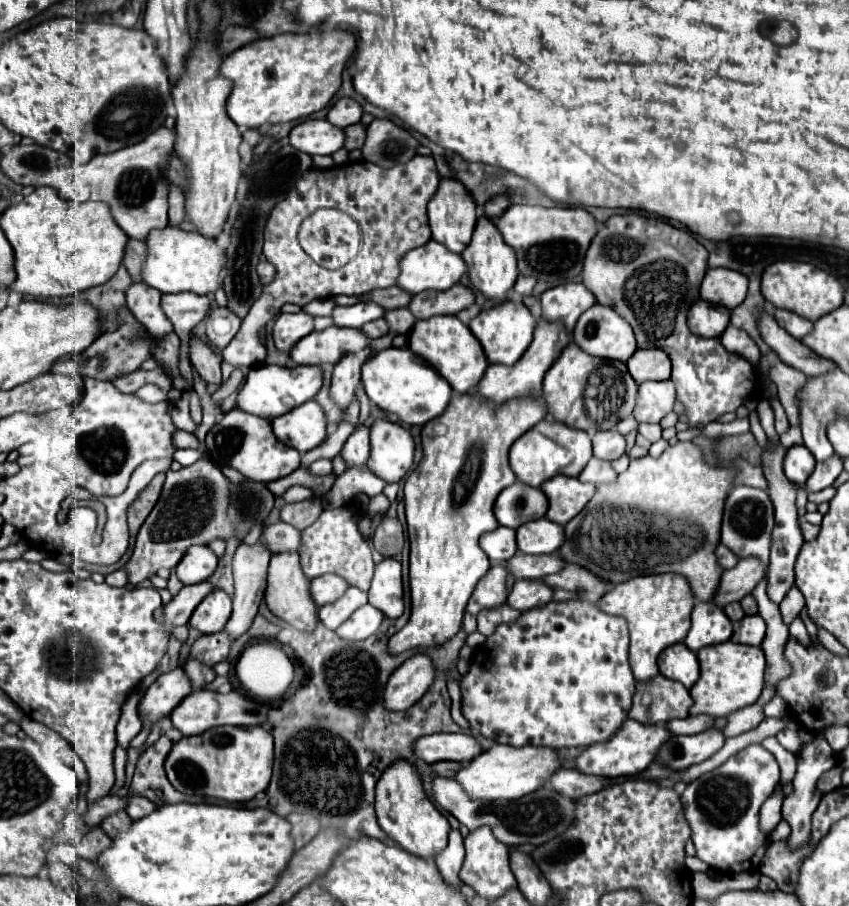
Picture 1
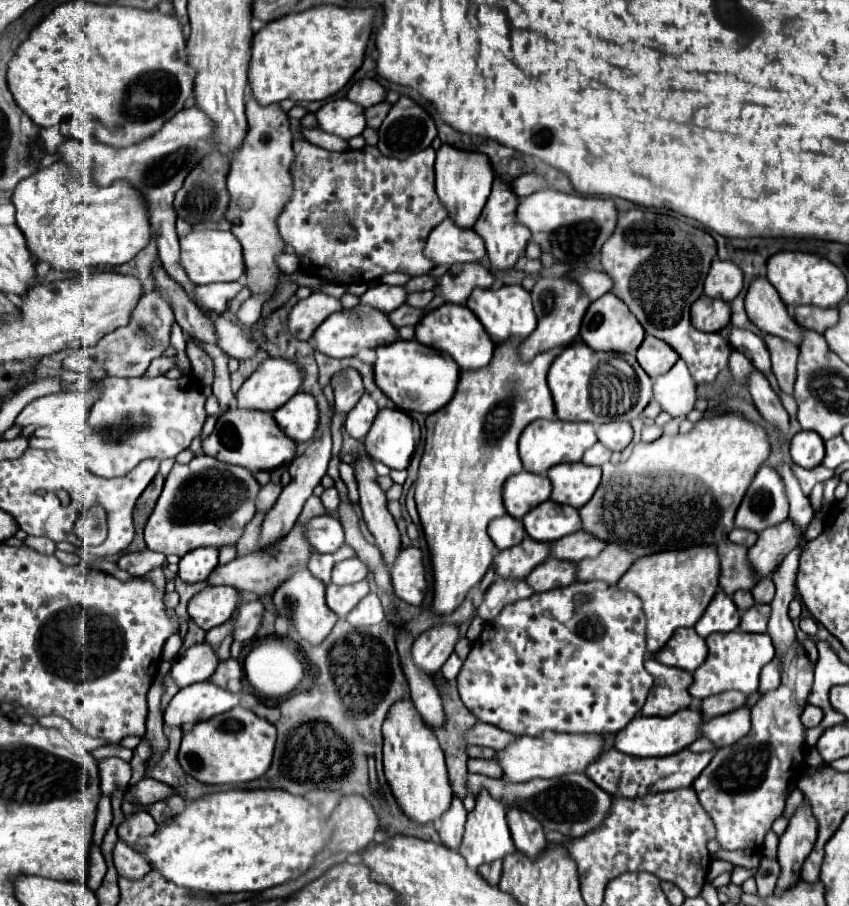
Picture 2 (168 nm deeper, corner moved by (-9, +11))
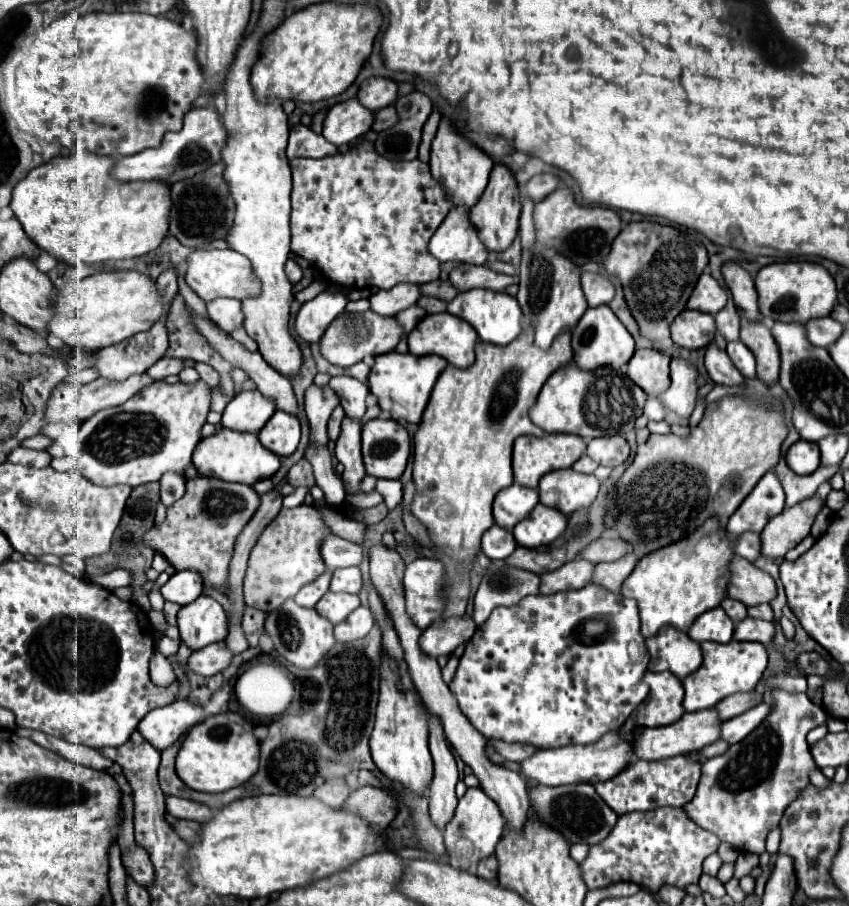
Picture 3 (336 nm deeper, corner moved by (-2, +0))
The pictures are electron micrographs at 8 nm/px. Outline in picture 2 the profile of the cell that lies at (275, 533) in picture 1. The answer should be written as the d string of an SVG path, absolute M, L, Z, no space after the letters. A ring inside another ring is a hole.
M319 516L307 524L307 540L317 552L335 552L343 546L343 528L335 516Z

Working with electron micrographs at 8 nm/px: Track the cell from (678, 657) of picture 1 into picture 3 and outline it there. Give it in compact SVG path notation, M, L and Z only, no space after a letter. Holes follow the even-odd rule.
M672 627L662 629L656 639L648 639L646 649L650 653L648 671L670 671L684 679L702 665L700 645Z

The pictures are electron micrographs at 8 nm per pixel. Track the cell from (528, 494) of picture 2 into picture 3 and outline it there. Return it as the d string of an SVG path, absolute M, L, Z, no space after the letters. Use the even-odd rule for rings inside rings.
M514 483L508 489L500 491L494 499L494 509L492 511L494 511L496 525L500 525L504 529L512 529L536 505L538 505L538 491Z

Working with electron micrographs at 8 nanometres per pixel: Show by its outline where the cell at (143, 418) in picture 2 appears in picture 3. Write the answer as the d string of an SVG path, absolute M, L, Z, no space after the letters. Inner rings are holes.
M154 381L152 385L140 389L134 397L118 407L108 407L94 413L88 421L80 425L80 449L76 451L76 467L78 471L92 481L94 485L144 485L150 481L158 481L166 471L184 471L192 463L192 451L196 443L202 439L200 429L206 423L206 415L210 411L210 387L202 381L192 385L176 383L168 385L166 381Z

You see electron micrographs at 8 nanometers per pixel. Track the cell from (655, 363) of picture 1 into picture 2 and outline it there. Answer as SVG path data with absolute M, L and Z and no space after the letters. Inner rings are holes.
M649 334L645 336L643 344L637 350L637 362L651 378L657 378L663 372L671 370L671 366L677 360L679 360L677 352L667 342L661 342L659 338Z

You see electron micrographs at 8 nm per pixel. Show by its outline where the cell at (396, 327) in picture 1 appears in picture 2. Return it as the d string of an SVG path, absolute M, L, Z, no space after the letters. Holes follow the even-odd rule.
M431 290L429 292L413 292L407 296L407 304L415 306L415 308L425 308L433 300L433 296L435 296L435 292L431 292Z

